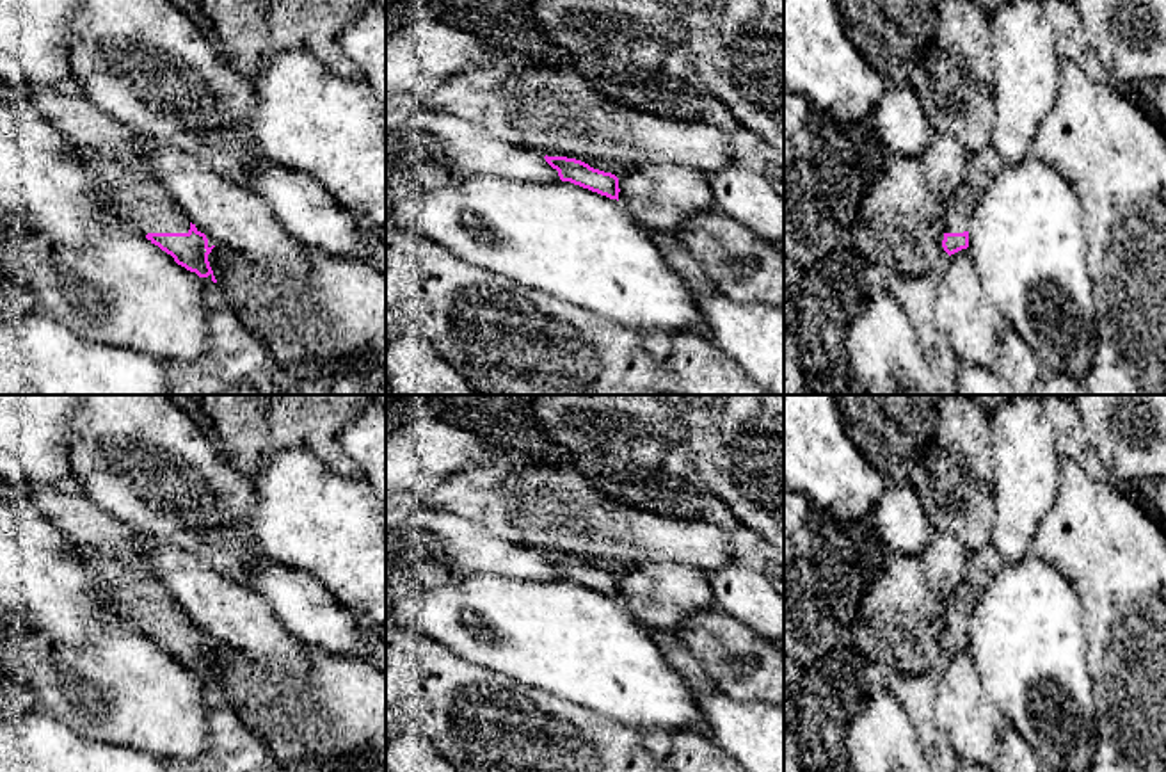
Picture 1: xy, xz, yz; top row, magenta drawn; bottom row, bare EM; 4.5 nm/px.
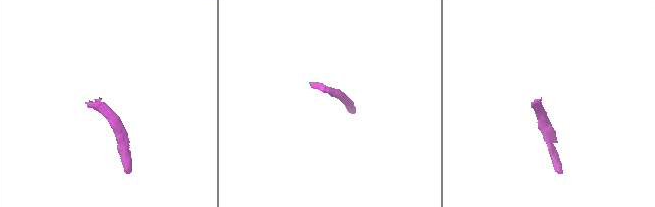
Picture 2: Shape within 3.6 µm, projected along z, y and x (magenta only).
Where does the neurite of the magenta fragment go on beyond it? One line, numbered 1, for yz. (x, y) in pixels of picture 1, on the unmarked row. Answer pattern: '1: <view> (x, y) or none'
1: yz (958, 609)

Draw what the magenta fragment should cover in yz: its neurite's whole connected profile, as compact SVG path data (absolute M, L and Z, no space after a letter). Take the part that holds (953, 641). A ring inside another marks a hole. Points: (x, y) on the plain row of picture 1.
M962 582L954 594L946 601L944 649L951 655L969 646L969 621L974 610L976 592L967 582Z

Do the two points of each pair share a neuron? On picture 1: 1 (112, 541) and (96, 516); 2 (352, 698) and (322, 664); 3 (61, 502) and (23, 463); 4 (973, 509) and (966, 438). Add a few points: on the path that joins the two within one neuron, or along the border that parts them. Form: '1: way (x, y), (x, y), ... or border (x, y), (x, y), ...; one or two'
1: way (109, 536), (100, 522); one
2: way (343, 689), (327, 673); one
3: border (18, 482), (50, 484), (80, 493); two
4: way (971, 491), (971, 470), (966, 465), (966, 456); one

